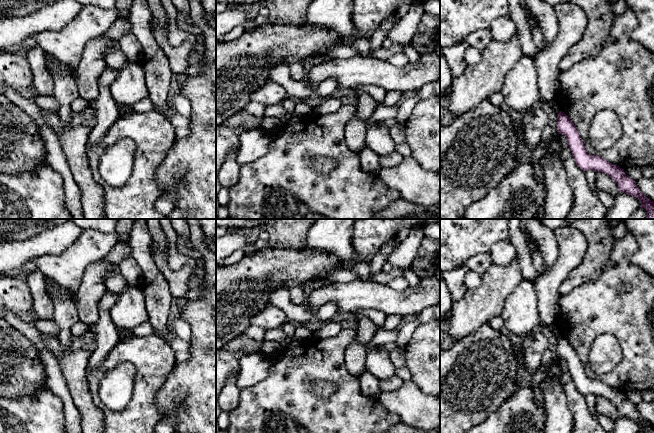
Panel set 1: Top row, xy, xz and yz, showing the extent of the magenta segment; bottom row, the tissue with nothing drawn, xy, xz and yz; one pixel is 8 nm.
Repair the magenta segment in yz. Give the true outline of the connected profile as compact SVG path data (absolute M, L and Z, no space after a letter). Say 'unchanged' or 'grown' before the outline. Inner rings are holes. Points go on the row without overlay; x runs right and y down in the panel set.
unchanged | M562 335L557 338L557 355L566 361L569 373L574 385L583 395L593 394L602 396L611 401L617 408L619 416L636 421L640 426L640 432L654 433L654 426L649 424L637 411L636 405L625 399L624 393L609 387L598 379L587 377L583 365L573 346Z

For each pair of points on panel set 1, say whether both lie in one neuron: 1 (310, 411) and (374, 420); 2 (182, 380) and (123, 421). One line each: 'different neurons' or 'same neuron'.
1: same neuron
2: different neurons

